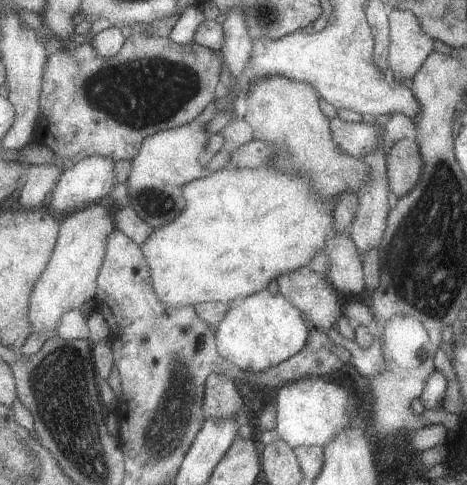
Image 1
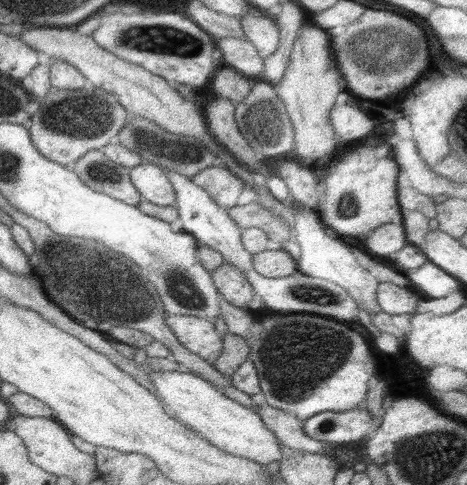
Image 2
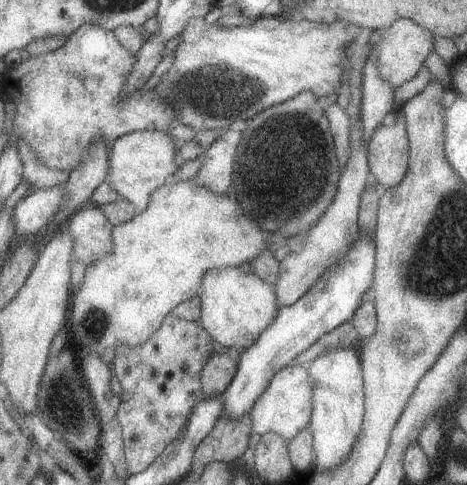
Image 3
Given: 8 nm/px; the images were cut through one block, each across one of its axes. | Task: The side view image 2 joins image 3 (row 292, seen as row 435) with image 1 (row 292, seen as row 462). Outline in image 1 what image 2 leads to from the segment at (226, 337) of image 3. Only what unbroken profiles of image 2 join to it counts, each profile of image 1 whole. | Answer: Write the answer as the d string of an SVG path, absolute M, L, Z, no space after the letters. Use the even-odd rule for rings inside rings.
M265 288L253 296L239 298L229 304L231 310L225 314L219 326L213 328L213 332L219 356L235 364L239 370L263 374L305 348L309 332L299 318L301 310L295 310L295 306L285 296L273 296Z

